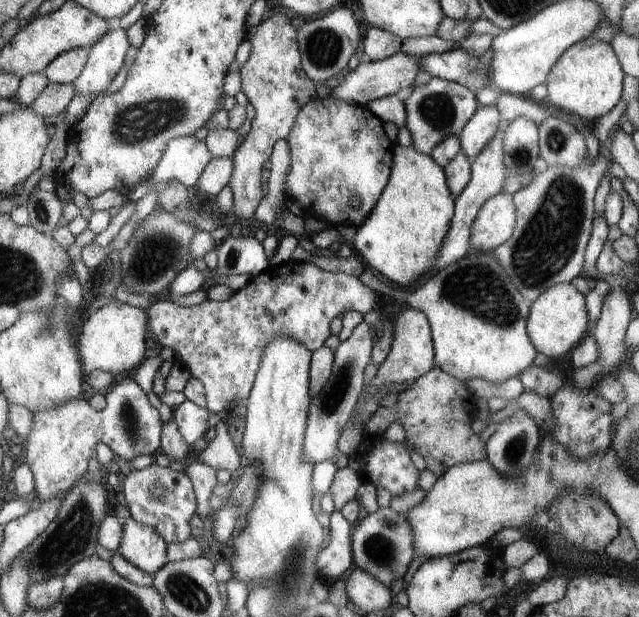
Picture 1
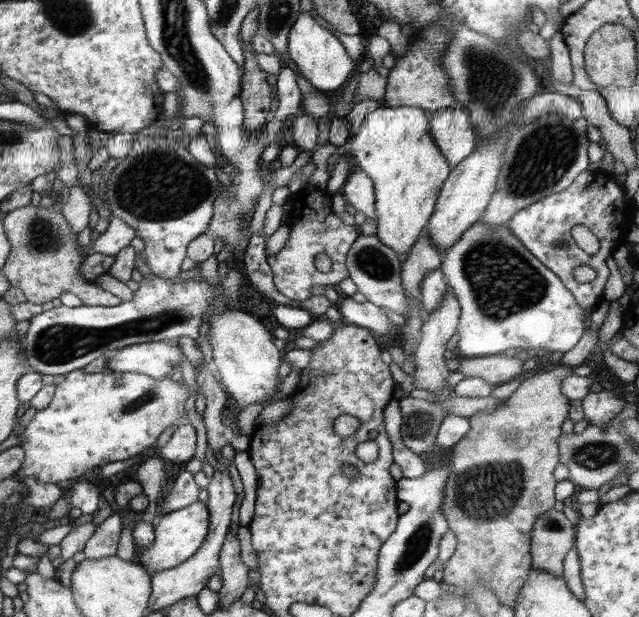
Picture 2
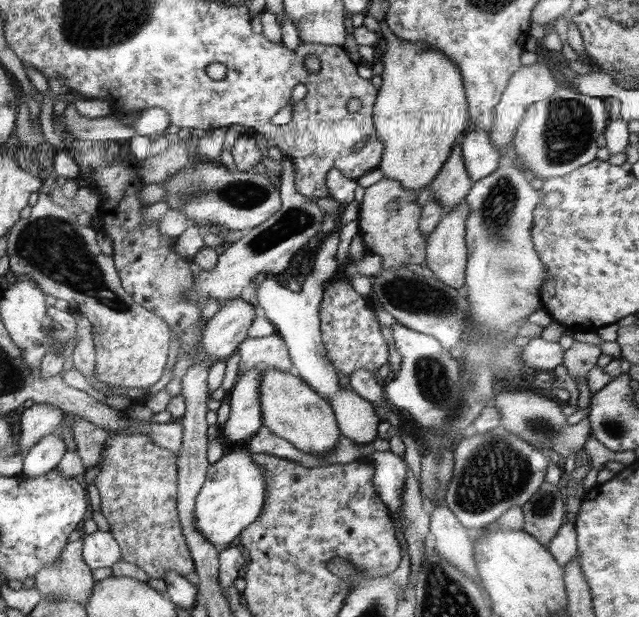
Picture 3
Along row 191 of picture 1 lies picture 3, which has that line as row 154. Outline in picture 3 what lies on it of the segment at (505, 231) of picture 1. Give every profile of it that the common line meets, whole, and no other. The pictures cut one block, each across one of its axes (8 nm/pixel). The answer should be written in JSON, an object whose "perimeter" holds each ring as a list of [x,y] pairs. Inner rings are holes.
{"perimeter":[[[532,64],[531,66],[521,66],[519,70],[509,79],[507,88],[503,93],[501,102],[496,106],[495,116],[492,119],[492,129],[489,132],[490,141],[499,150],[500,156],[504,156],[505,148],[512,144],[516,130],[522,123],[526,110],[536,102],[546,100],[554,95],[558,88],[556,78],[548,66],[544,64]]]}

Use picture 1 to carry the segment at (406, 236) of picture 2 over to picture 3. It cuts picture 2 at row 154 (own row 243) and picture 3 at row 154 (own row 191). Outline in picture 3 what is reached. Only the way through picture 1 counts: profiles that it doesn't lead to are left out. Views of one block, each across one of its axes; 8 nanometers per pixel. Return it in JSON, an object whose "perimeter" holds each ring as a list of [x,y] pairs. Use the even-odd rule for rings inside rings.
{"perimeter":[[[383,21],[380,24],[380,34],[386,40],[386,52],[383,53],[384,71],[381,74],[383,84],[377,92],[377,100],[373,107],[373,119],[378,139],[383,143],[384,151],[378,168],[384,173],[384,178],[402,183],[404,189],[420,192],[433,182],[446,164],[453,147],[460,141],[468,129],[468,102],[462,74],[454,62],[442,51],[430,49],[430,45],[400,39]]]}

